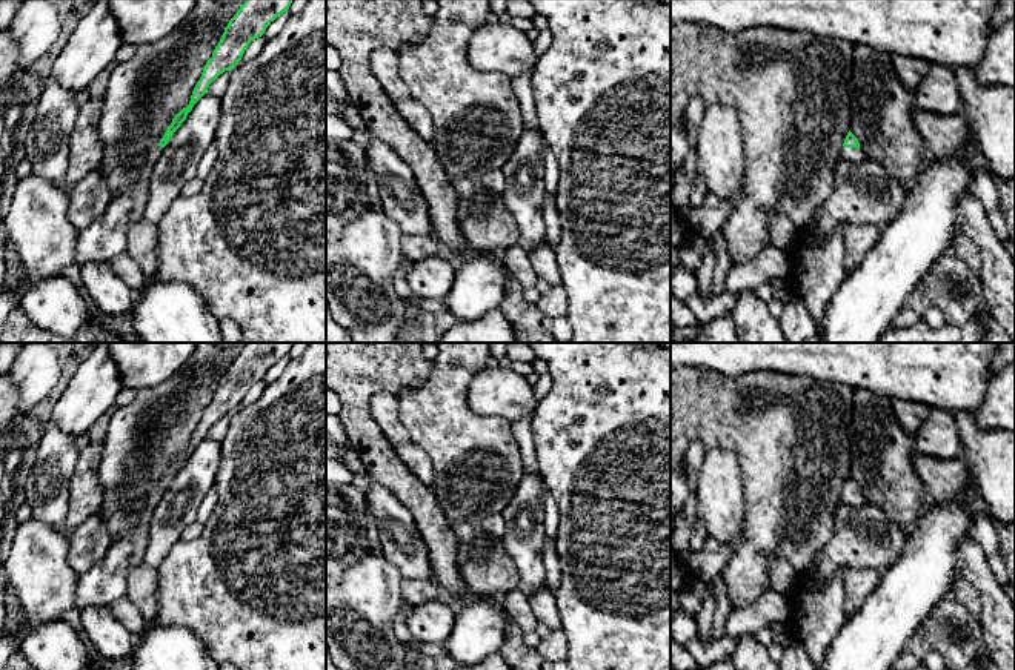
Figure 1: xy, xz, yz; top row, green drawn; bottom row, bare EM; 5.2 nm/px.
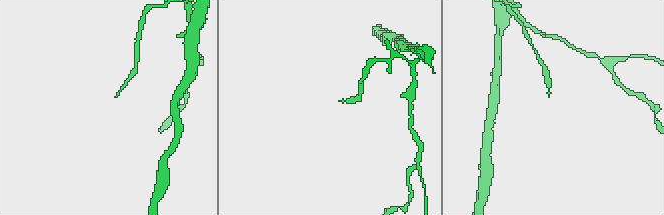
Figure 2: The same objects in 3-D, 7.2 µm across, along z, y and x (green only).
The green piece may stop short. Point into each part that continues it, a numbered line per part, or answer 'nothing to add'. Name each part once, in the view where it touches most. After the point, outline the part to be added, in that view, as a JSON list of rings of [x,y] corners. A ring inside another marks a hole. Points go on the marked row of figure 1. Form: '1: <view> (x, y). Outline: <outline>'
1: yz (852, 154). Outline: [[[843,148],[843,155],[854,163],[860,163],[863,160],[863,152],[857,148]]]

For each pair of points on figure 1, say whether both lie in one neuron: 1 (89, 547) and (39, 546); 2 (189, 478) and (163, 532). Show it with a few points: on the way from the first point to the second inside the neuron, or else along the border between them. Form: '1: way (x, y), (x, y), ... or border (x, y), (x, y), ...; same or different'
1: border (66, 537), (66, 561), (79, 575); different
2: way (185, 492), (169, 518); same

